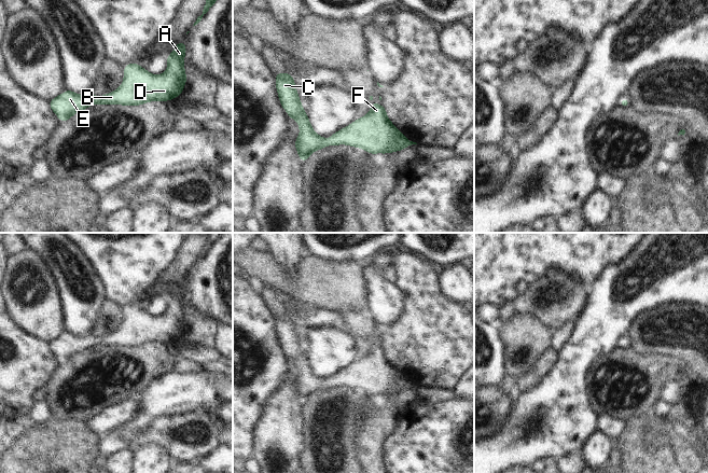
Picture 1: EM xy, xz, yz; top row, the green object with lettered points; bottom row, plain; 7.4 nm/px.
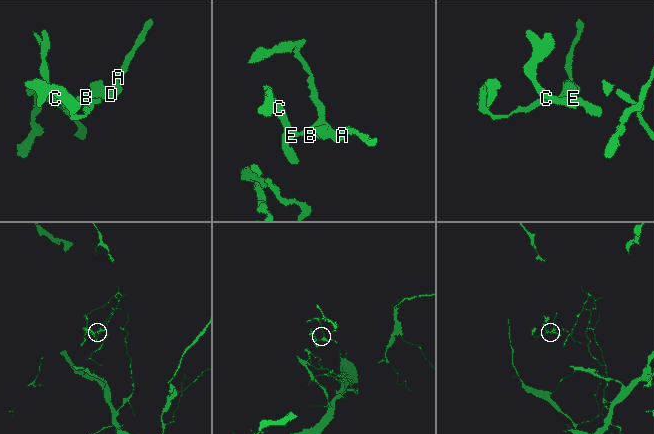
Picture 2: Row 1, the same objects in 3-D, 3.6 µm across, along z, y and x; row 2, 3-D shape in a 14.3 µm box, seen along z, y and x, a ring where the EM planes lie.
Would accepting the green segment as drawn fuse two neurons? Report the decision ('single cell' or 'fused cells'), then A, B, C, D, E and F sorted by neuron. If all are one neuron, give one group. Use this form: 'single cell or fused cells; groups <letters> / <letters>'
single cell; groups A B C D E F

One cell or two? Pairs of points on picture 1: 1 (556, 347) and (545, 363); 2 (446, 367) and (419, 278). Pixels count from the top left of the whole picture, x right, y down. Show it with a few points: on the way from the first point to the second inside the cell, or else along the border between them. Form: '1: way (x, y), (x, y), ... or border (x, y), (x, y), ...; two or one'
1: border (550, 348), (557, 355); two
2: way (435, 345), (435, 333), (425, 301); one

